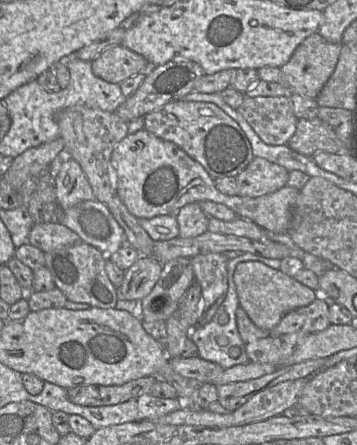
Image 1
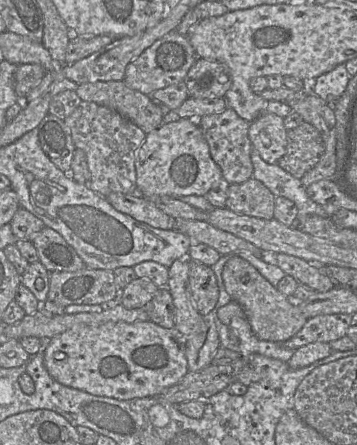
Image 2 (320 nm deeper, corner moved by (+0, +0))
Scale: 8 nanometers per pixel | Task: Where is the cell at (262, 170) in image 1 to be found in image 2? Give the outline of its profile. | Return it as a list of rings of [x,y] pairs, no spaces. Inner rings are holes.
[[[251,177],[242,183],[228,185],[226,208],[269,220],[274,218],[275,198],[262,182]]]

